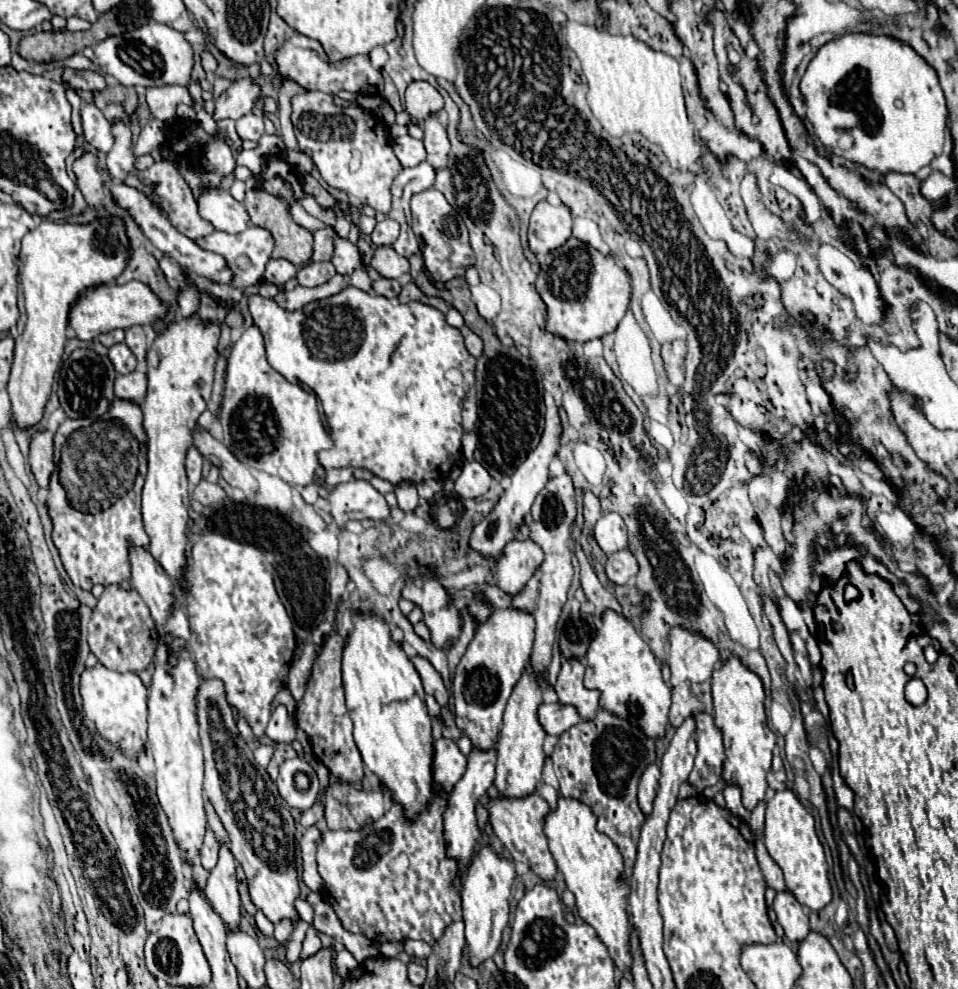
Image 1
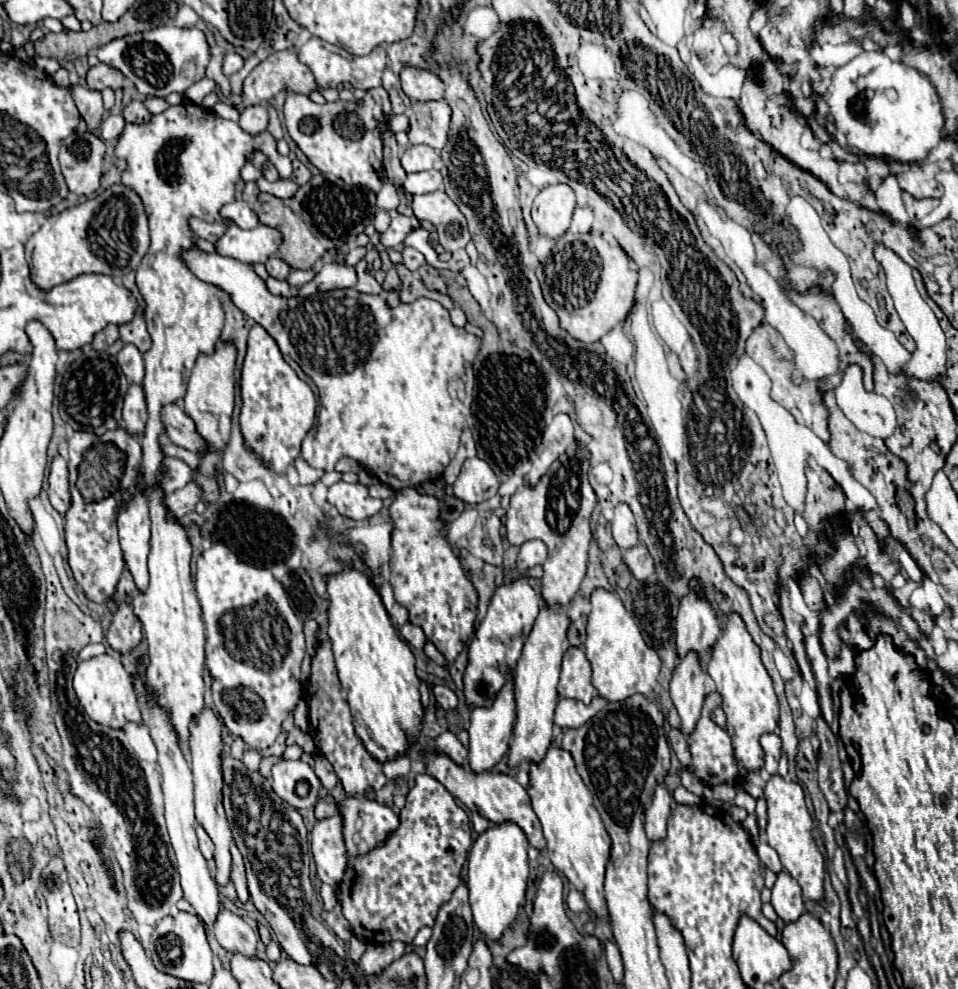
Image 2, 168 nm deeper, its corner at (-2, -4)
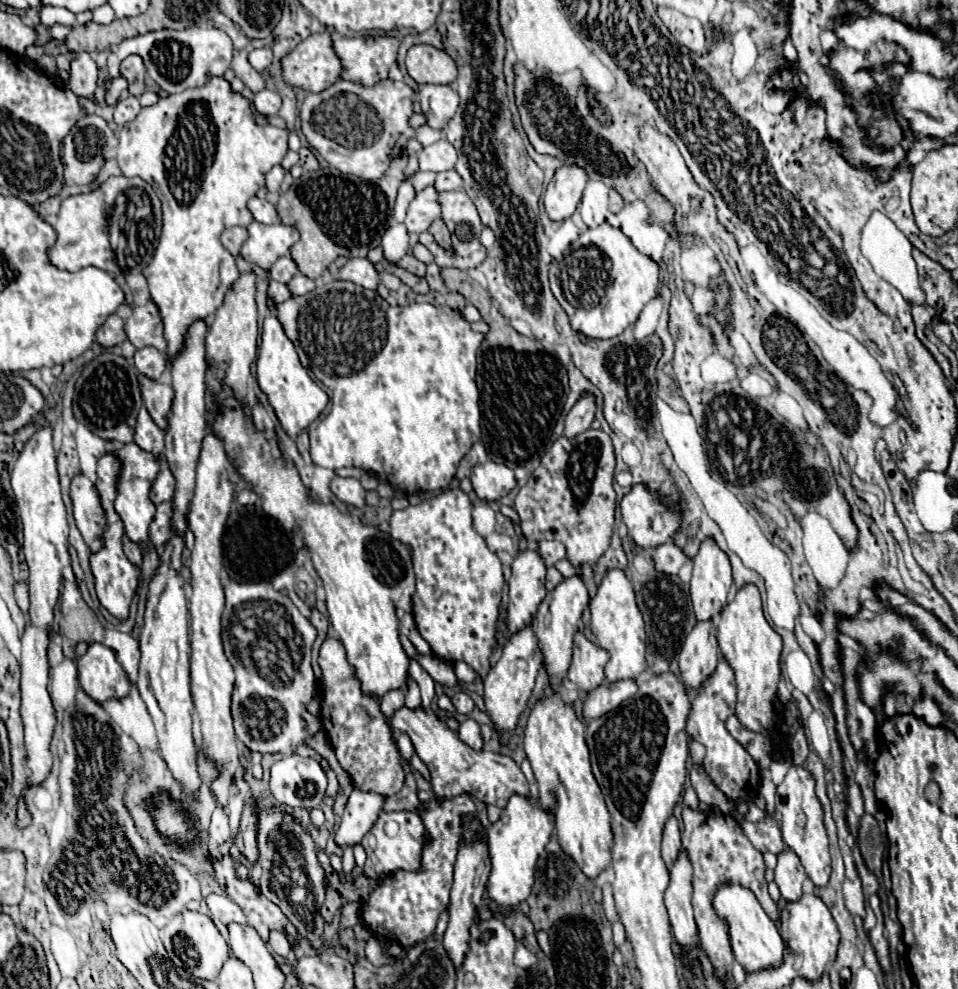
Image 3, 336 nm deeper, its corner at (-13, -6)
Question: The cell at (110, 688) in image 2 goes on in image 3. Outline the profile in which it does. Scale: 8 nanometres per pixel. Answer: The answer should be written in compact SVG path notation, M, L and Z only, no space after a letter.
M88 643L88 651L76 659L76 667L82 689L96 701L120 699L130 691L130 683L114 651L102 643Z

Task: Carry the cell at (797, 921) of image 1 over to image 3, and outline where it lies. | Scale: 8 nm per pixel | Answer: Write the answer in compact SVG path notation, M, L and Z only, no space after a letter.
M784 849L778 855L778 865L774 869L776 885L786 901L798 901L802 895L802 883L806 879L806 871L792 849Z

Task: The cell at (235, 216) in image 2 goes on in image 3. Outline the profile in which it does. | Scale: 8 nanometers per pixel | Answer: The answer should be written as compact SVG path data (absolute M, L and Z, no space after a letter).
M252 197L248 201L248 209L252 211L254 219L264 223L264 225L270 225L270 223L278 223L278 213L276 213L276 205L270 205L270 201L266 199L258 199L258 197Z

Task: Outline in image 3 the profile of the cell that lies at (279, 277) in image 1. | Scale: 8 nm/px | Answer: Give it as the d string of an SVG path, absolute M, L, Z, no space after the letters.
M280 257L270 269L270 277L280 283L288 283L296 273L298 273L298 267L292 257Z

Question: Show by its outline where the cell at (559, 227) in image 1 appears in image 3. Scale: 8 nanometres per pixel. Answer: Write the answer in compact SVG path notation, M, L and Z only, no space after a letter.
M564 163L560 169L556 169L544 193L546 213L552 221L564 221L572 217L582 199L586 179L586 171L574 163Z

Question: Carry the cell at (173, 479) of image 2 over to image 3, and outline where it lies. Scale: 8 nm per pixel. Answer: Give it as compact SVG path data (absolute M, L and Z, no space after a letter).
M160 463L158 477L154 479L152 489L150 489L150 499L154 501L154 505L164 503L164 501L170 501L172 495L174 495L174 487L176 487L174 475L170 473L170 469L164 463Z

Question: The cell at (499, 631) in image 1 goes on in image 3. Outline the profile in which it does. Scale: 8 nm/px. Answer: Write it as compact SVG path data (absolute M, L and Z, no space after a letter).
M524 549L512 561L510 607L508 607L508 631L514 633L532 623L540 601L546 595L544 587L546 565L538 549Z

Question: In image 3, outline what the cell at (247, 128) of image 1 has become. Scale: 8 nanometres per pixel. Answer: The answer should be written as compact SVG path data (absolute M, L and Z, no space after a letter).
M262 89L262 91L258 91L256 97L254 97L254 107L256 107L256 111L262 113L262 115L266 115L266 117L278 115L280 105L282 105L282 99L280 99L280 95L278 95L276 91L272 91L272 89Z

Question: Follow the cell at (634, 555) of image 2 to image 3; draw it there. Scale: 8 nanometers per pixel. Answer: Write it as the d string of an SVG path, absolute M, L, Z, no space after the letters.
M668 541L660 547L656 547L654 551L654 563L656 569L666 573L666 575L674 575L678 573L678 569L688 561L688 557L684 555L684 551L680 551L680 547L676 547L674 541Z

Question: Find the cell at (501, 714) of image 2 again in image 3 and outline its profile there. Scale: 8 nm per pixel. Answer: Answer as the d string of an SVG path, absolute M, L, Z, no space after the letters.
M528 625L516 631L516 635L508 637L508 641L502 647L502 657L498 659L498 663L490 669L490 673L484 679L484 703L490 713L490 719L494 721L496 729L502 733L504 741L514 731L518 717L526 707L526 701L534 689L534 679L540 667L542 667L540 645L538 645L532 625Z

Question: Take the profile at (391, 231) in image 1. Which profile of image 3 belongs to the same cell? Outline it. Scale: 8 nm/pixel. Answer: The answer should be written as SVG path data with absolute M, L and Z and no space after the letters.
M428 185L420 193L416 193L414 201L408 207L406 215L406 227L410 233L422 233L428 231L430 223L440 217L440 203L438 203L438 191L436 187Z

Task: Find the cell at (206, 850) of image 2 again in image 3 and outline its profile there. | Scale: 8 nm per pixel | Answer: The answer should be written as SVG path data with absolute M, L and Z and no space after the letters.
M216 807L214 813L212 813L212 821L210 821L210 829L208 829L208 835L212 839L212 843L220 845L224 843L226 839L230 839L230 823L228 823L228 815L224 811L224 807Z

